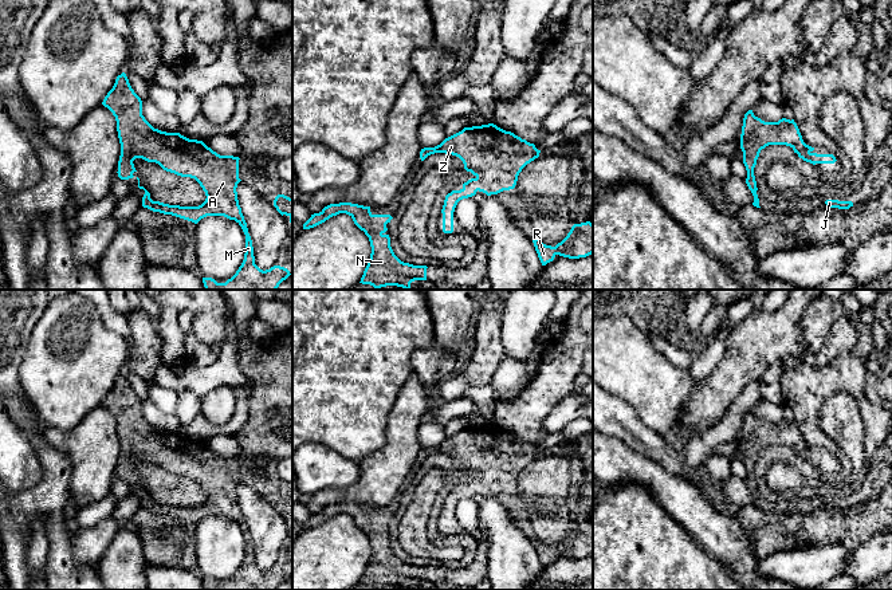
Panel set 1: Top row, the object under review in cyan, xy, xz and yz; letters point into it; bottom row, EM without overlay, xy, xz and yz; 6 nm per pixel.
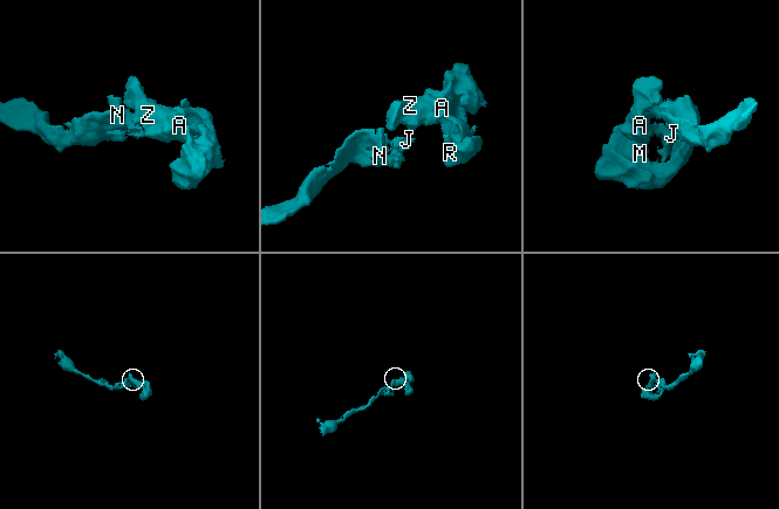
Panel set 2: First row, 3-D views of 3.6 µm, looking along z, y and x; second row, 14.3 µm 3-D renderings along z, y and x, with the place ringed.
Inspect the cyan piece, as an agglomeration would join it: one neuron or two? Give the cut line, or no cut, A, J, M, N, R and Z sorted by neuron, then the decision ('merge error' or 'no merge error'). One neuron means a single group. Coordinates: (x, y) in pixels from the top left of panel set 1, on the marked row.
no cut | A J M N R Z | no merge error

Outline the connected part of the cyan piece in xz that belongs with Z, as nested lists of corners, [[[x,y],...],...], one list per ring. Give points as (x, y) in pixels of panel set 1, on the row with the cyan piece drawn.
[[[488,123],[464,127],[440,145],[421,149],[420,158],[424,161],[435,153],[459,157],[464,169],[475,176],[460,190],[445,196],[443,232],[452,233],[453,212],[460,200],[475,196],[478,190],[491,196],[514,189],[522,169],[538,158],[541,150],[514,133]]]

